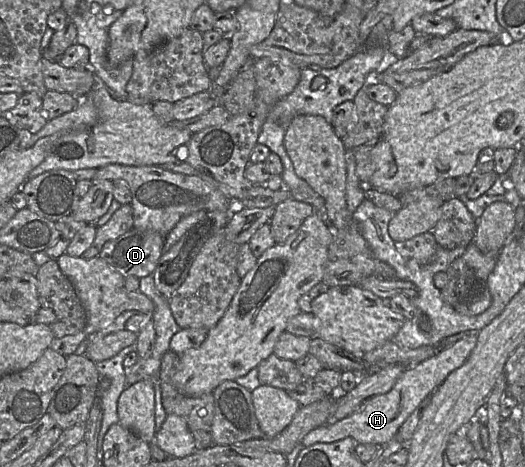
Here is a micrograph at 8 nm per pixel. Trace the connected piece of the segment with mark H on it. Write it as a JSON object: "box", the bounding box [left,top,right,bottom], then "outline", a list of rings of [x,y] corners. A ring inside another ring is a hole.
{"box":[302,335,478,447],"outline":[[[478,335],[466,336],[450,346],[438,347],[439,350],[432,357],[407,367],[390,391],[384,394],[376,395],[371,399],[363,402],[357,410],[349,416],[335,422],[334,424],[320,426],[309,433],[302,439],[303,447],[308,447],[316,443],[333,443],[346,437],[354,439],[358,444],[374,444],[380,446],[393,439],[404,421],[419,406],[419,404],[447,378],[454,370],[461,367],[472,350],[476,346]]]}

